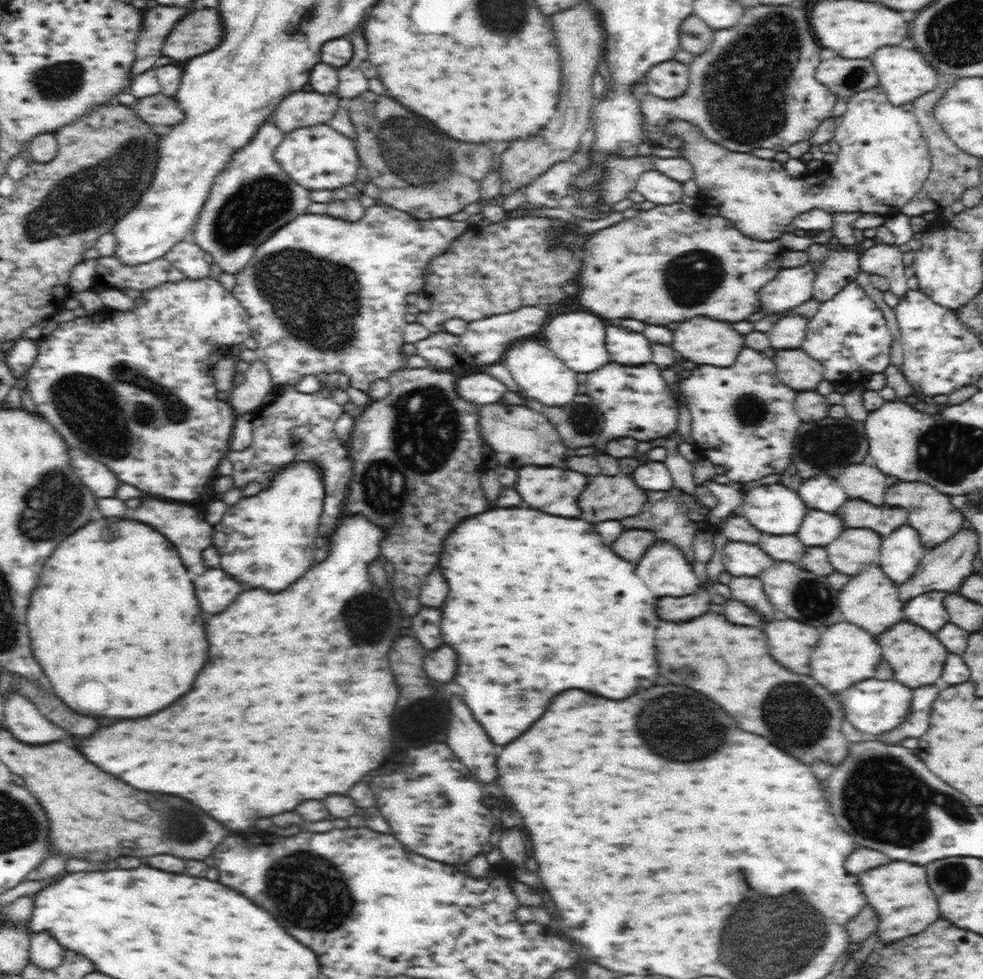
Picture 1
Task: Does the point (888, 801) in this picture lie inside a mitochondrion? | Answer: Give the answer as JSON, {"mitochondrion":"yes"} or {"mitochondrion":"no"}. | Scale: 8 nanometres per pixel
{"mitochondrion":"yes"}

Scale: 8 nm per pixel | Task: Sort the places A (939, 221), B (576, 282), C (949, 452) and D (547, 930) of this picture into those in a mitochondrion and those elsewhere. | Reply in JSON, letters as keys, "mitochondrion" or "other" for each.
{"A":"other","B":"other","C":"mitochondrion","D":"other"}

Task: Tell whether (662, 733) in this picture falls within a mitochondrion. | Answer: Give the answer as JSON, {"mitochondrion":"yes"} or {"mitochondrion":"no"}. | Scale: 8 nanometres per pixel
{"mitochondrion":"yes"}

